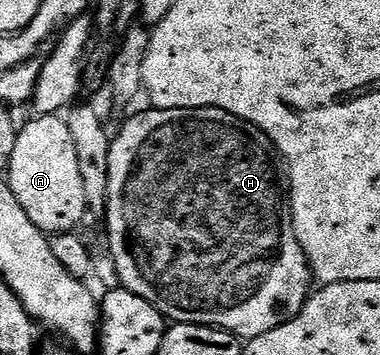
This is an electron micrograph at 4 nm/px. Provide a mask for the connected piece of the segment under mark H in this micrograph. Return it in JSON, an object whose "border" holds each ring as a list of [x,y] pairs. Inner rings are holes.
{"border":[[[148,108],[148,113],[131,117],[114,134],[109,151],[109,187],[105,198],[107,217],[107,241],[111,244],[111,257],[115,260],[118,284],[141,295],[157,311],[161,311],[168,322],[177,325],[214,325],[225,329],[240,339],[260,337],[286,321],[292,321],[313,292],[313,274],[297,239],[293,227],[293,215],[289,200],[289,178],[285,162],[275,149],[275,144],[256,125],[242,121],[237,115],[220,109],[157,109]]]}

